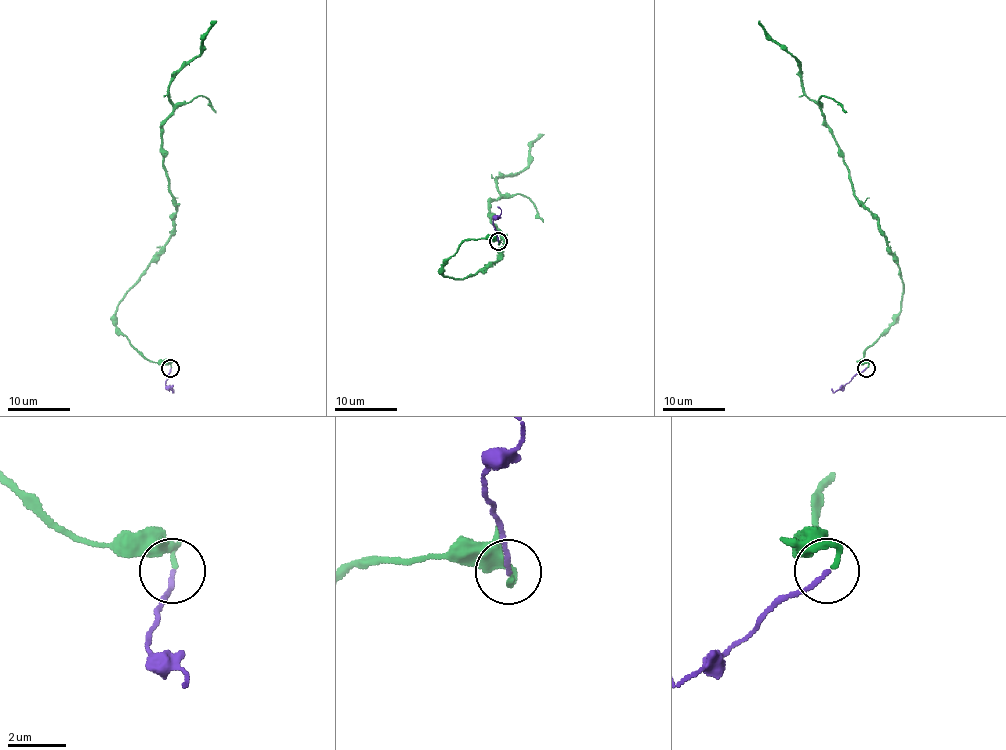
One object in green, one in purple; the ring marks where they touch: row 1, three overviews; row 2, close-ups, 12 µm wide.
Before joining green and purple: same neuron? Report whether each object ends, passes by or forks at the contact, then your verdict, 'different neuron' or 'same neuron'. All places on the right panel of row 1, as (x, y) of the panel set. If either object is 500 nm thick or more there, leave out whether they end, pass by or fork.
green ends there; purple ends there; same neuron

